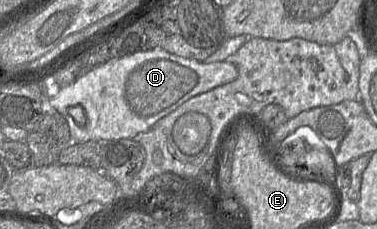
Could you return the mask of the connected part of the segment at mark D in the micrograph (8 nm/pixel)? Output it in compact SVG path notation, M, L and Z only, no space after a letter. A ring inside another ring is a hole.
M162 48L144 49L110 59L106 63L89 70L72 84L61 87L49 101L52 108L65 117L69 125L70 135L75 141L127 139L148 131L158 120L193 96L229 83L235 80L237 76L236 66L227 61L203 63L169 53ZM77 105L80 105L86 112L84 126L77 124L69 113L69 108Z

